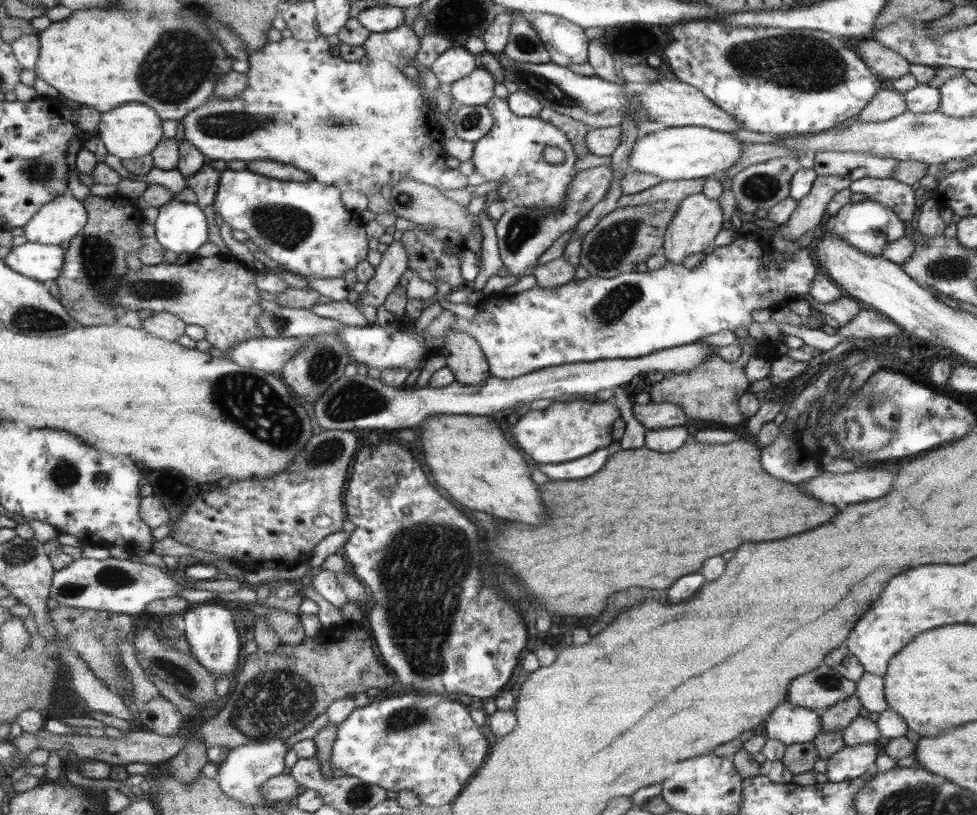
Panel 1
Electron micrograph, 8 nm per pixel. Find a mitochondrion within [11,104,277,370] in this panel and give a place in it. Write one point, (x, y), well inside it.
(98, 254)

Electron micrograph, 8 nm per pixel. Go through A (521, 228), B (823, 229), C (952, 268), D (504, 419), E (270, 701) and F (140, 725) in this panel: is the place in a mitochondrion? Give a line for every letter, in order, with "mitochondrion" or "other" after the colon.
A: mitochondrion
B: other
C: mitochondrion
D: other
E: mitochondrion
F: other

